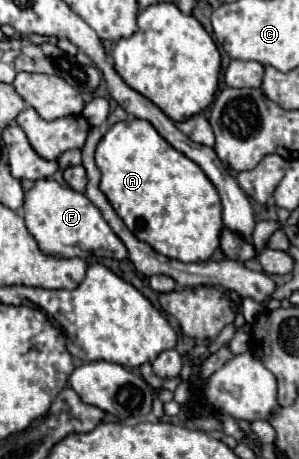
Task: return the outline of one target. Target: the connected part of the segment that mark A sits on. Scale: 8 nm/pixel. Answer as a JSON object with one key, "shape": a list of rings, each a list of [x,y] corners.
{"shape":[[[132,118],[116,122],[102,136],[96,148],[96,166],[102,172],[100,190],[110,200],[116,214],[124,220],[128,230],[142,242],[150,244],[158,254],[180,260],[180,262],[204,262],[220,244],[222,230],[222,204],[214,184],[206,178],[196,162],[174,150],[150,122]]]}

